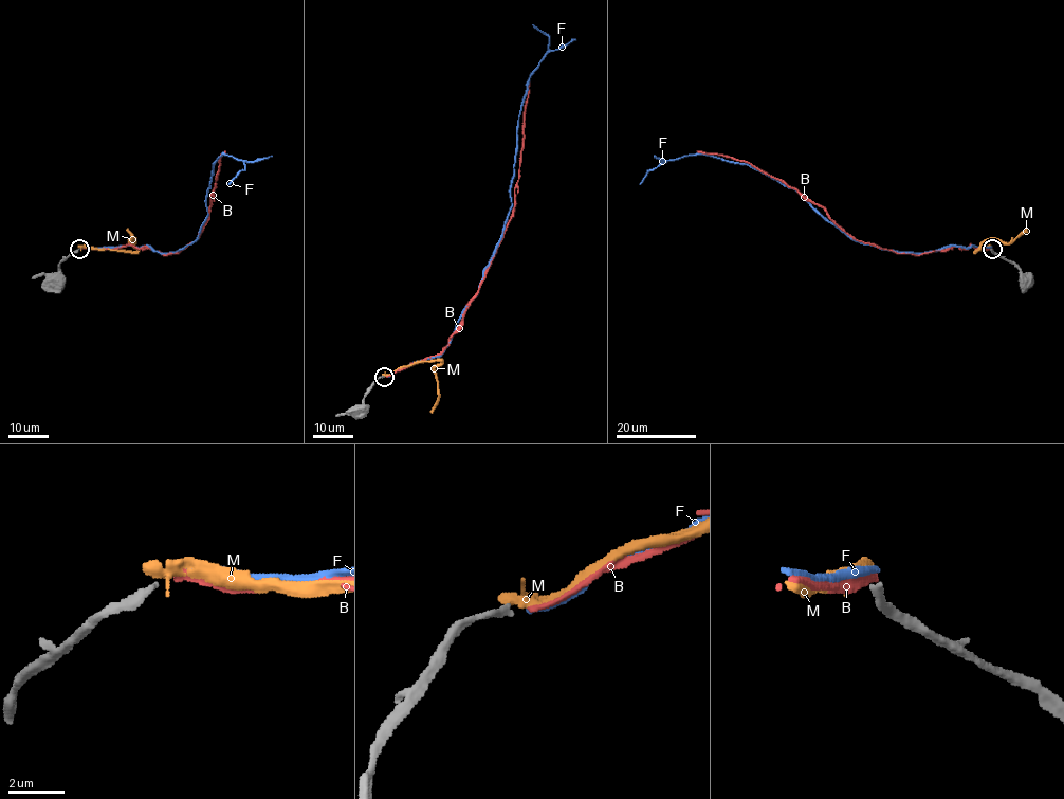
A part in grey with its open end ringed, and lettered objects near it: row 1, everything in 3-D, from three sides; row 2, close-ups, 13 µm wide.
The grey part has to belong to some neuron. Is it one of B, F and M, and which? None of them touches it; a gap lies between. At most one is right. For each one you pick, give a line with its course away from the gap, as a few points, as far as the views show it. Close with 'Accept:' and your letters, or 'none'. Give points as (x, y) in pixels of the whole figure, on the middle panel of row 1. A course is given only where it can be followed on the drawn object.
Accept: none

